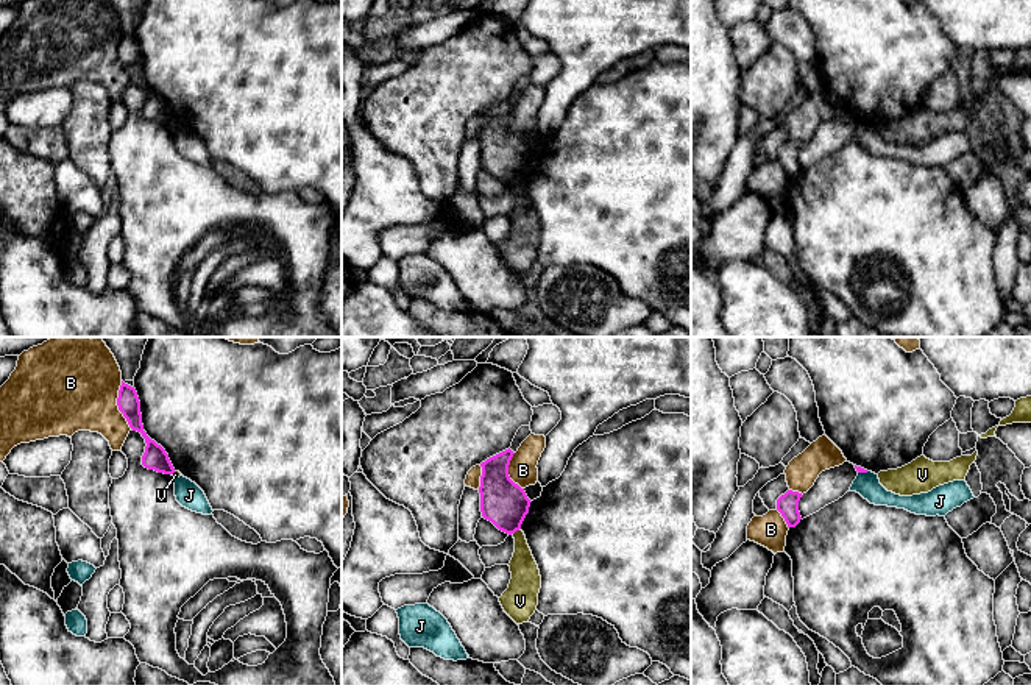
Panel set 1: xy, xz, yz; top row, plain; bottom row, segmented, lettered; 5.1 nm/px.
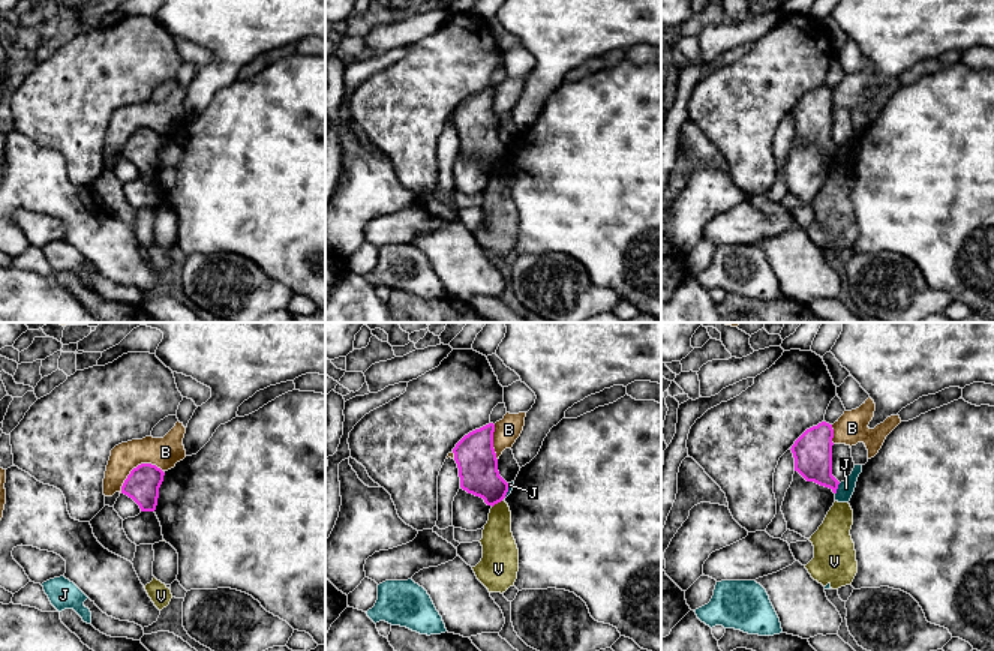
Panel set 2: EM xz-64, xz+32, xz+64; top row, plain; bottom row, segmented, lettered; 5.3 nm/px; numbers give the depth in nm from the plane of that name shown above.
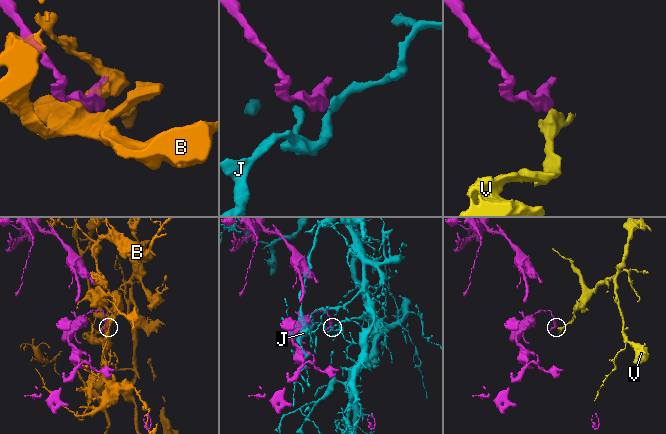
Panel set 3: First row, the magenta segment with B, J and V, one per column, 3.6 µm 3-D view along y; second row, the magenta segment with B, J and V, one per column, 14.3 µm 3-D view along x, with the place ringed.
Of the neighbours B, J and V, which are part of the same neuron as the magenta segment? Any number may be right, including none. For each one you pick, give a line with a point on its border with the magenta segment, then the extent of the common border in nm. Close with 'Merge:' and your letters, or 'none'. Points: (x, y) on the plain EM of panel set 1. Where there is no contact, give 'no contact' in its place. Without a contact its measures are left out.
Merge: none

